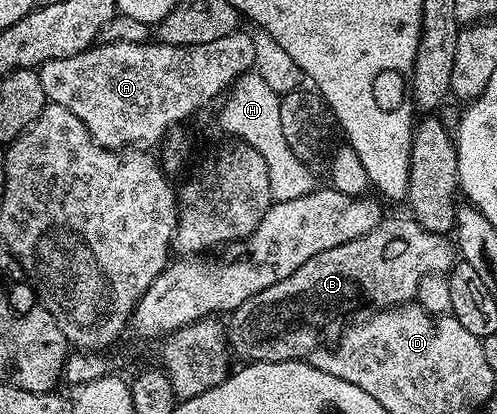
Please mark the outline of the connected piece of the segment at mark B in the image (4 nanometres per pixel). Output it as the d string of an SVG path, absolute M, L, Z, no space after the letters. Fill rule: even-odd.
M411 217L381 218L370 233L310 257L290 277L282 277L278 285L254 293L250 301L231 312L232 324L226 327L231 350L253 363L307 360L312 352L339 340L346 330L344 318L351 311L367 303L372 309L387 309L413 302L422 277L451 271L457 259L448 235L422 229Z

